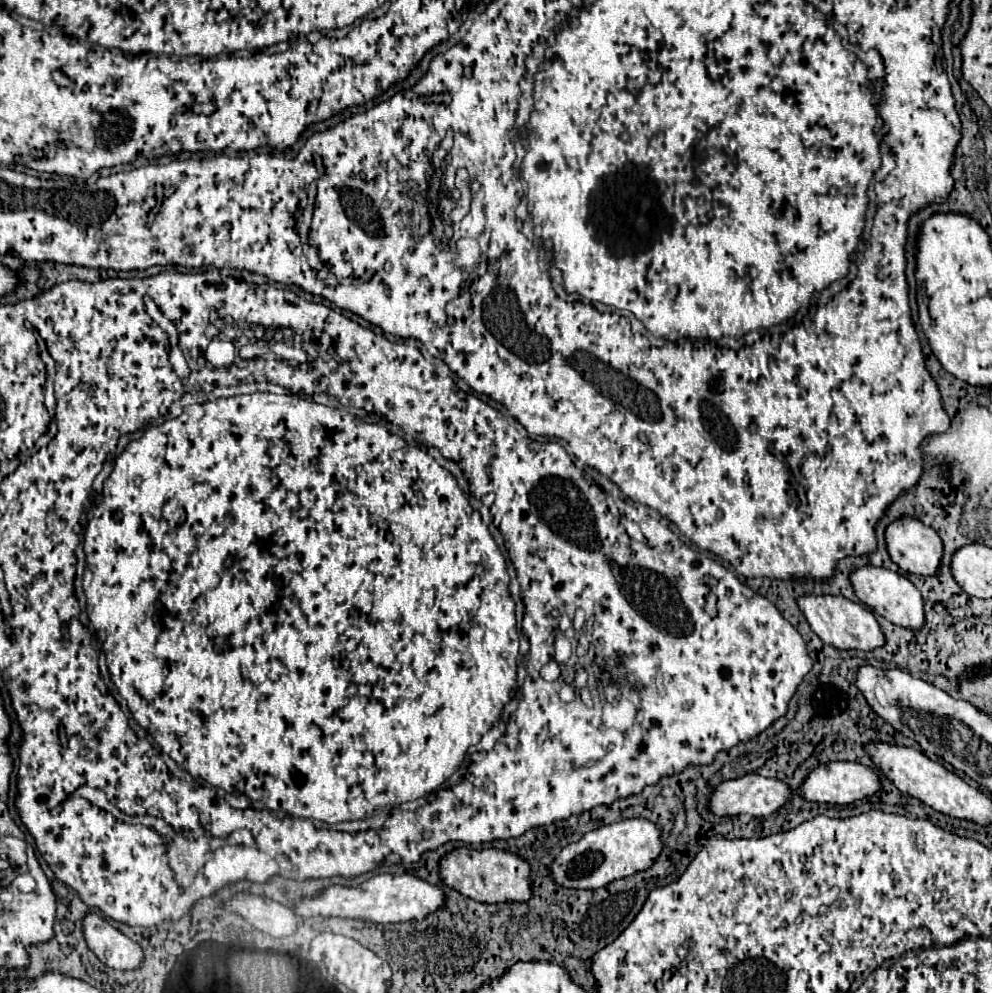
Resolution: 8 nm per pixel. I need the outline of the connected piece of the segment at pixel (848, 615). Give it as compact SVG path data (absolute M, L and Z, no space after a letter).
M805 595L799 599L799 607L811 625L811 629L819 635L819 639L835 649L859 649L859 651L875 651L885 645L885 635L871 611L867 611L863 605L857 605L845 597L815 597Z

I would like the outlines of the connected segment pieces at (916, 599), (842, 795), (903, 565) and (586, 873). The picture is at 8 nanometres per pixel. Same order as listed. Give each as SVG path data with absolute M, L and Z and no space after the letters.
M861 567L851 573L851 583L855 589L855 595L871 607L877 615L885 617L893 625L919 631L925 625L925 609L923 609L923 597L917 591L917 587L903 575L893 573L889 569L875 569L875 567Z
M835 761L835 763L827 763L827 765L819 765L815 767L809 777L805 779L801 793L805 799L809 801L819 801L819 803L833 803L833 805L849 805L855 803L863 797L875 795L883 789L879 775L861 763L849 763L849 761Z
M903 517L891 523L885 531L891 559L901 571L935 577L943 559L941 537L919 519Z
M623 819L583 835L577 843L569 843L551 863L551 875L563 887L599 889L611 881L649 869L659 859L661 849L661 829L655 823L649 819Z

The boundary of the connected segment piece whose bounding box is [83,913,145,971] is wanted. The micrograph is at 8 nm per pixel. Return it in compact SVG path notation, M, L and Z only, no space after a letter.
M91 913L83 919L83 933L89 949L111 969L135 971L143 965L143 949L133 939L125 937L119 929L103 917Z

